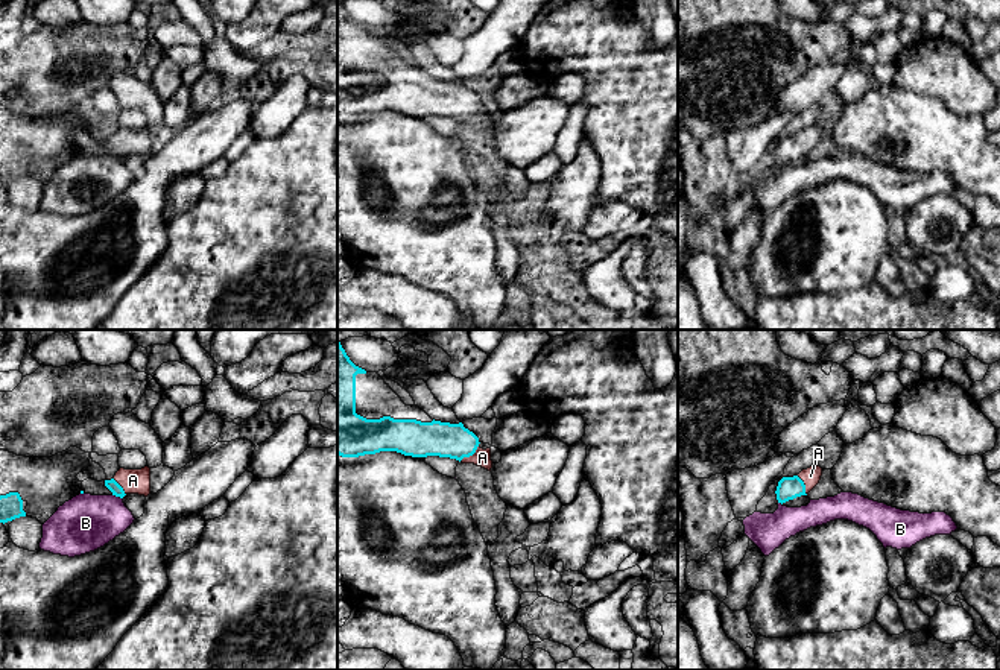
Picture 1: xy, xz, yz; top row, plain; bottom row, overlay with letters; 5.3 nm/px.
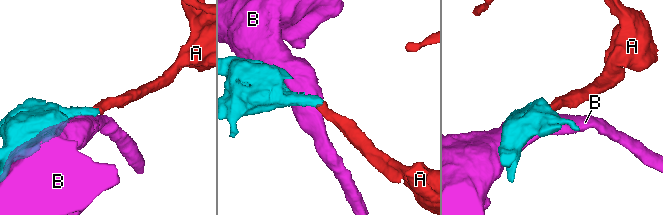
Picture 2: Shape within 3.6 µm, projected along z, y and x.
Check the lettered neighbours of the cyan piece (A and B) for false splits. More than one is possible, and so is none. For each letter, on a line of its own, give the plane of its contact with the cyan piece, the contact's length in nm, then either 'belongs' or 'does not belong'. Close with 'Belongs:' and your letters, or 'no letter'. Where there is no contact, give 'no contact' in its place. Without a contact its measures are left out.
A: xz | 130 nm | belongs
B: xy | 60 nm | does not belong
Belongs: A

